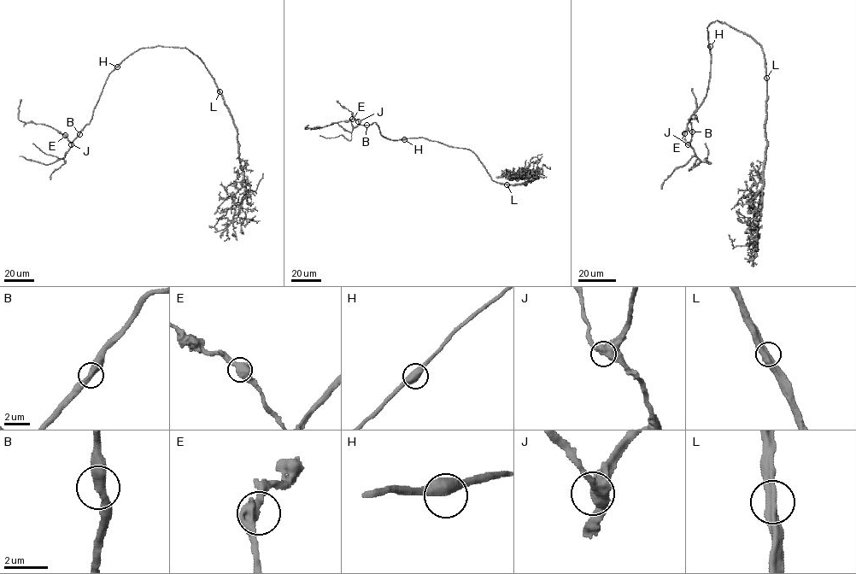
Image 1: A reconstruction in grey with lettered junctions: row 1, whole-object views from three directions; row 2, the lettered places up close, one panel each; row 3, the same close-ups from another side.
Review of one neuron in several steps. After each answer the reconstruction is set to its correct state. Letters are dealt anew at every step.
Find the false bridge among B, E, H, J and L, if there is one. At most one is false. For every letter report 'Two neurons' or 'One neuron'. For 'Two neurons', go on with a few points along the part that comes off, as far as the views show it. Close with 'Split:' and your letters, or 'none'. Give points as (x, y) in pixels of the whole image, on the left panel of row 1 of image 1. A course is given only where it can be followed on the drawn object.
B: One neuron
E: One neuron
H: One neuron
J: One neuron
L: One neuron
Split: none

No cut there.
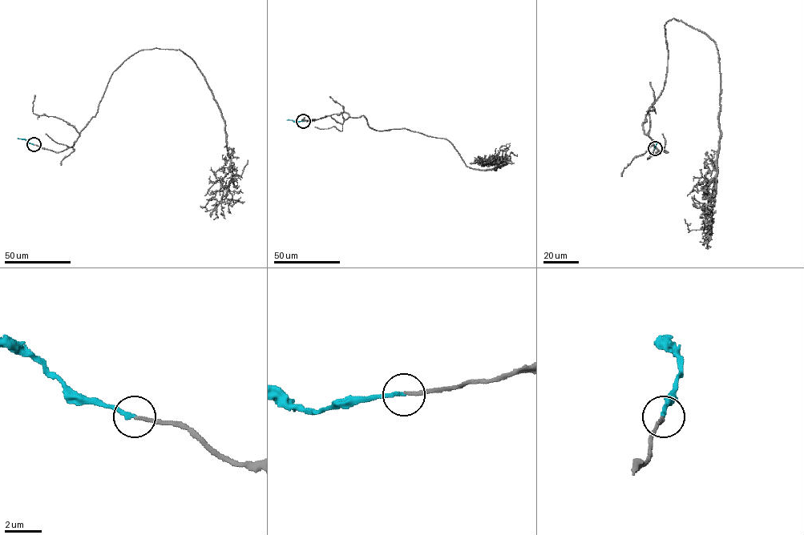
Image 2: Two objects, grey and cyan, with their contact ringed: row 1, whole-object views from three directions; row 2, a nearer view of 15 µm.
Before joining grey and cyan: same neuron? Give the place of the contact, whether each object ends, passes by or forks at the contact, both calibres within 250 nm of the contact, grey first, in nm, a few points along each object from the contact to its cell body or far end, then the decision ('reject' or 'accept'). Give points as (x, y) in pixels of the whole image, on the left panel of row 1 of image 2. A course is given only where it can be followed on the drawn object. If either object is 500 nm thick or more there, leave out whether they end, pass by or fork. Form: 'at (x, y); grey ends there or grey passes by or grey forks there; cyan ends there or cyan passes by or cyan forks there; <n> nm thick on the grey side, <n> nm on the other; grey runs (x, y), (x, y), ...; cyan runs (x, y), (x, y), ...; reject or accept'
at (34, 144); grey ends there; cyan ends there; 170 nm thick on the grey side, 220 nm on the other; grey runs (33, 144), (73, 146), (124, 61), (179, 50), (224, 121), (227, 203), (240, 197); cyan runs (33, 144), (18, 138); accept

